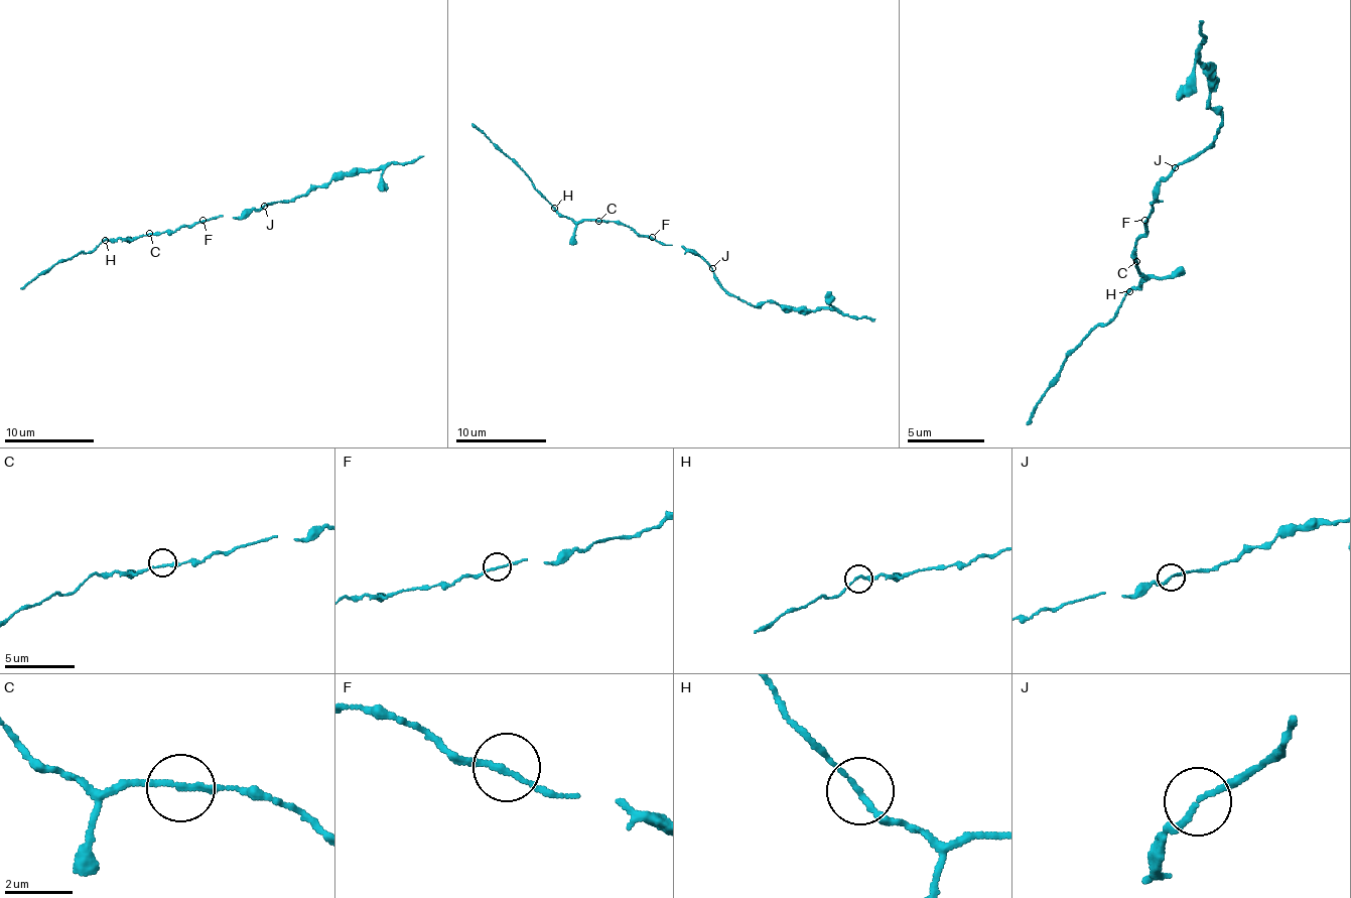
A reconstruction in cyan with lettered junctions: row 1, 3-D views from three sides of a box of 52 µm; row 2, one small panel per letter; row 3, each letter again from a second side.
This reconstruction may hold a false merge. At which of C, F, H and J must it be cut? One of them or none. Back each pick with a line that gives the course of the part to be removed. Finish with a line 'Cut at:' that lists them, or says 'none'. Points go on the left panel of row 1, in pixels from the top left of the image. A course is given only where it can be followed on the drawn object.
Cut at: none

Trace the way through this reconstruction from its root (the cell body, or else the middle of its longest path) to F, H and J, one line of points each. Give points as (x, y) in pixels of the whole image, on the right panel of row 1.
F: (1151, 206), (1151, 214), (1144, 220)
H: (1151, 206), (1153, 209), (1147, 227), (1132, 256), (1145, 276), (1129, 291)
J: (1151, 206), (1149, 201), (1153, 194), (1174, 168)

